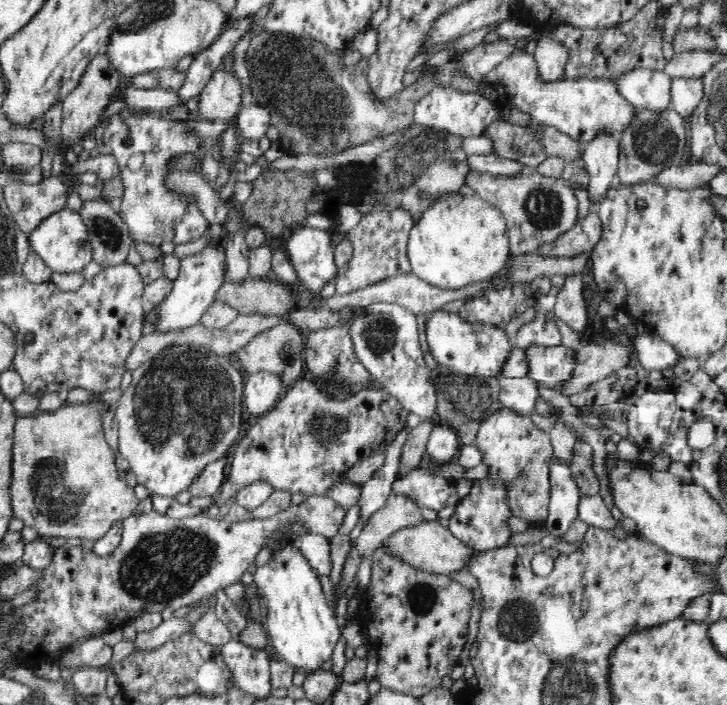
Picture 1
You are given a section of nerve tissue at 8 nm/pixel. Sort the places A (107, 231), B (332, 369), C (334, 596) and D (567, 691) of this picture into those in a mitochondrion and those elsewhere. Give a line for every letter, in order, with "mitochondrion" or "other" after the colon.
A: mitochondrion
B: mitochondrion
C: other
D: mitochondrion

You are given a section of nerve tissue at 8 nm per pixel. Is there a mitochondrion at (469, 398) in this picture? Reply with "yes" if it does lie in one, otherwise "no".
yes

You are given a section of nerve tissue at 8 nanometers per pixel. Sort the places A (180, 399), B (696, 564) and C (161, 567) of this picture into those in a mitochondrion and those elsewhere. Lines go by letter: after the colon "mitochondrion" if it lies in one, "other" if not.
A: mitochondrion
B: other
C: mitochondrion

